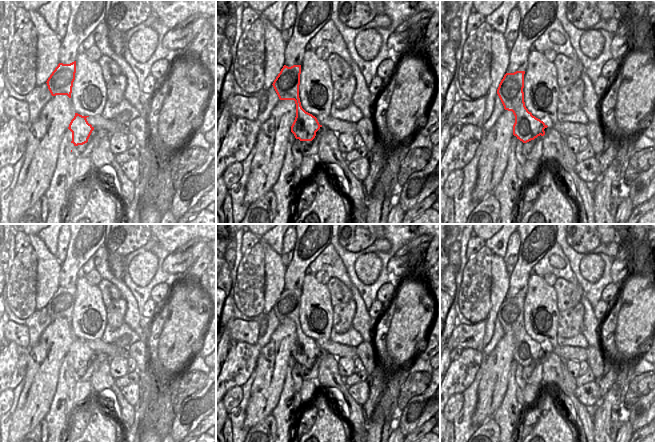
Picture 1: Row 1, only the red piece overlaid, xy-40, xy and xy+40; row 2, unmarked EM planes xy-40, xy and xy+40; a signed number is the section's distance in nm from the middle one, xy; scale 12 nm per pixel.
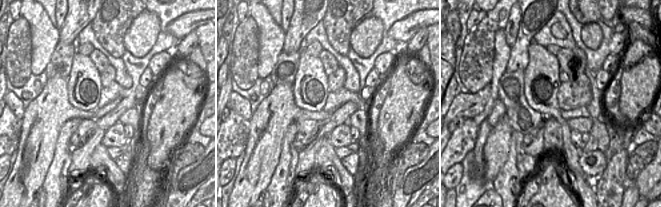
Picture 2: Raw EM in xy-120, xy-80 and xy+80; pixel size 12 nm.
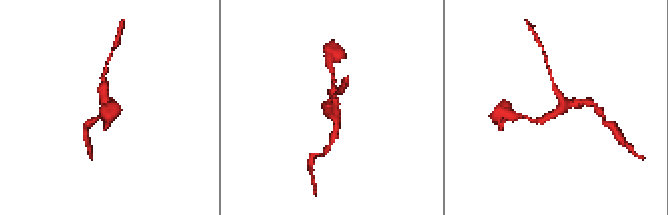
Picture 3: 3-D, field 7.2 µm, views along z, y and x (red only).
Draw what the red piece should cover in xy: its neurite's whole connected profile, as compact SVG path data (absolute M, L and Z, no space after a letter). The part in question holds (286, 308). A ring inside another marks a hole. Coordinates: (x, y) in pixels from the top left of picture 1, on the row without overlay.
M301 289L283 290L273 306L273 311L280 324L294 324L296 328L296 341L291 350L291 356L300 365L312 365L316 356L322 351L317 342L306 336L300 326Z

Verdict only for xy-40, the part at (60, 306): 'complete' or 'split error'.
complete

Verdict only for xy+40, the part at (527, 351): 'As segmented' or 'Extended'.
As segmented.

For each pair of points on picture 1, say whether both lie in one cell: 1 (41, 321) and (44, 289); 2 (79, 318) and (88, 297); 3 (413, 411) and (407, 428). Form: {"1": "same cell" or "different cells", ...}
{"1": "different cells", "2": "same cell", "3": "same cell"}

